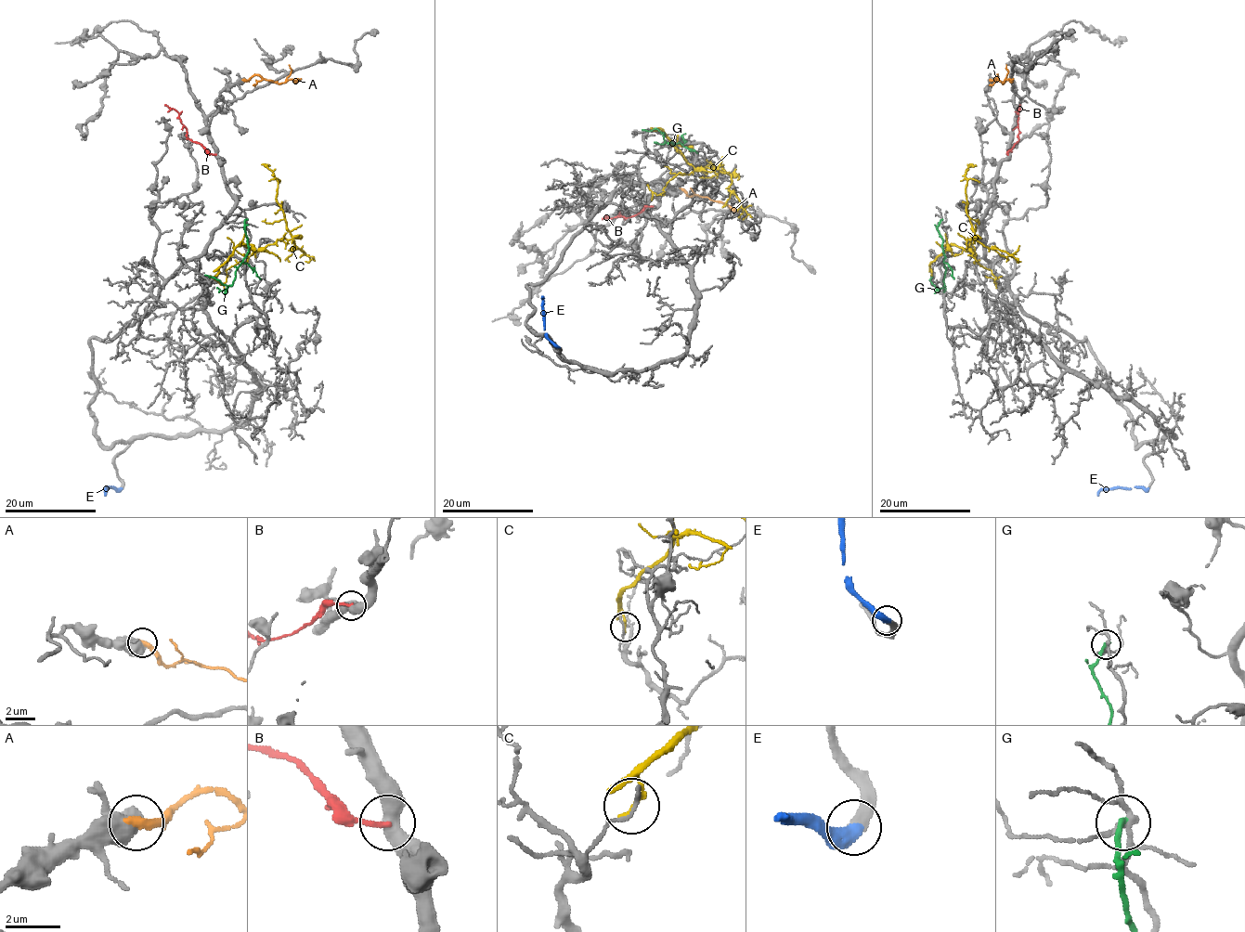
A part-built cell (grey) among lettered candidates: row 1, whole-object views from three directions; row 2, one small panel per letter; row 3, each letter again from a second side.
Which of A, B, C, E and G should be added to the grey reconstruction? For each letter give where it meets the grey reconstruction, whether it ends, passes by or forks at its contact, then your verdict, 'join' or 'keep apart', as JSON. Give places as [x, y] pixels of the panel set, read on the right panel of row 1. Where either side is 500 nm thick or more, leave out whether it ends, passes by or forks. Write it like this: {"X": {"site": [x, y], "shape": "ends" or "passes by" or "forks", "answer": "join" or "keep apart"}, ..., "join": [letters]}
{"A": {"site": [990, 80], "answer": "keep apart"}, "B": {"site": [1008, 154], "answer": "keep apart"}, "C": {"site": [932, 274], "shape": "ends", "answer": "keep apart"}, "E": {"site": [1148, 488], "answer": "join"}, "G": {"site": [940, 220], "shape": "ends", "answer": "keep apart"}, "join": ["E"]}

